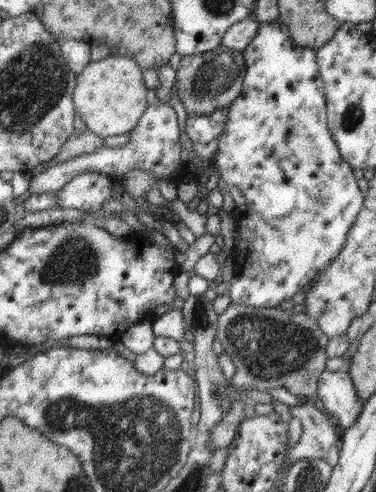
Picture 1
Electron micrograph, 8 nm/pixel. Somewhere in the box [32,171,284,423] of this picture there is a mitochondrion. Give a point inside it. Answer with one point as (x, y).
(74, 261)

